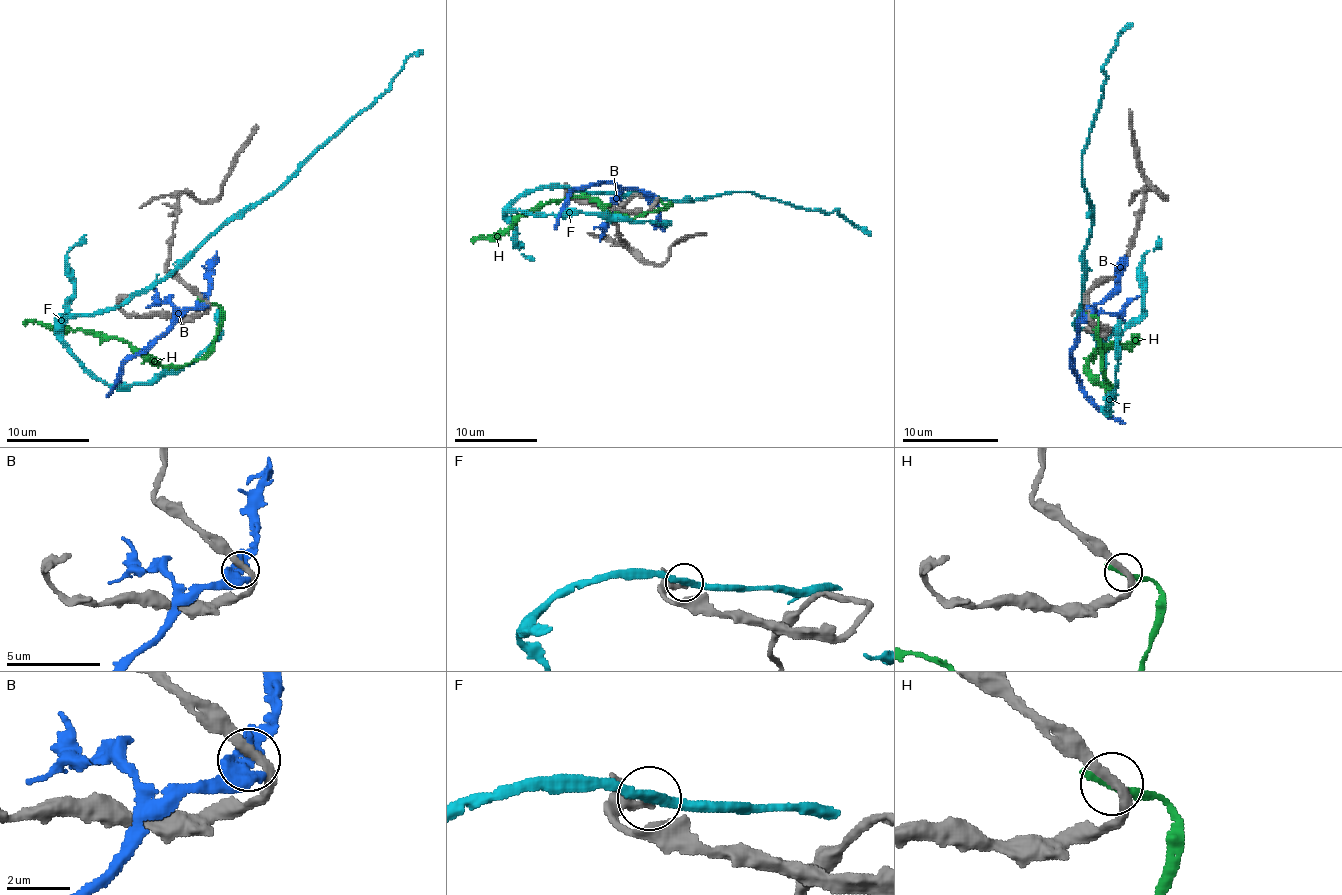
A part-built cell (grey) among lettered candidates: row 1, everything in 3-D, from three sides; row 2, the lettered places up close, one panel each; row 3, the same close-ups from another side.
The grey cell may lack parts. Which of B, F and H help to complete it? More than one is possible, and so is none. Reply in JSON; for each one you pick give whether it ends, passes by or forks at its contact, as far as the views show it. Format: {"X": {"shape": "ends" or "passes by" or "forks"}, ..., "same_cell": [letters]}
{"F": {"shape": "passes by"}, "same_cell": ["F"]}

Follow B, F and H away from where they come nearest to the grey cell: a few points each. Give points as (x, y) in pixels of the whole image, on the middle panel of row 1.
B: (652, 200), (635, 189), (612, 183), (581, 185), (562, 206), (554, 229)
F: (575, 189), (687, 200), (754, 191), (814, 210), (837, 210), (870, 235)
H: (654, 200), (668, 206), (633, 218), (608, 212), (596, 200), (567, 198), (531, 208), (506, 229), (471, 241)

